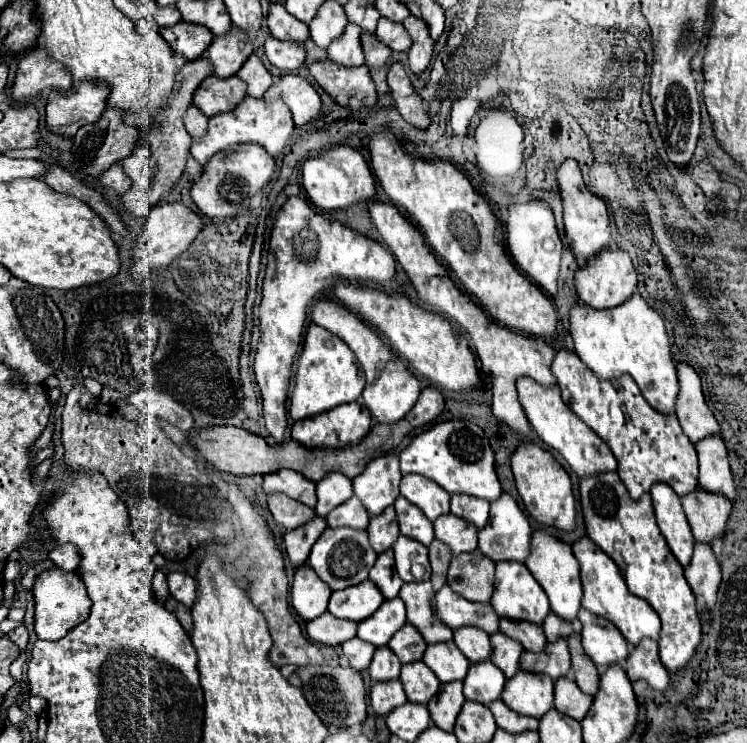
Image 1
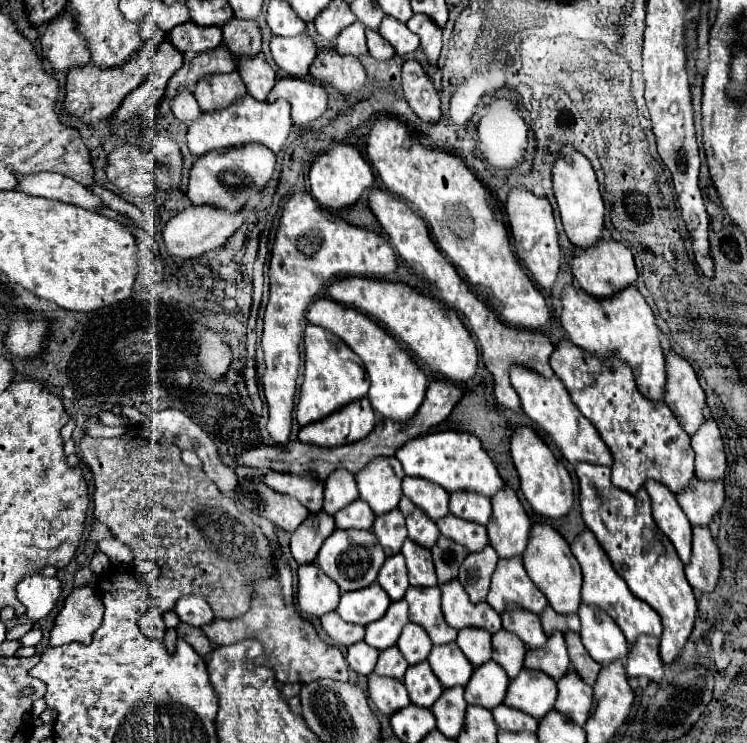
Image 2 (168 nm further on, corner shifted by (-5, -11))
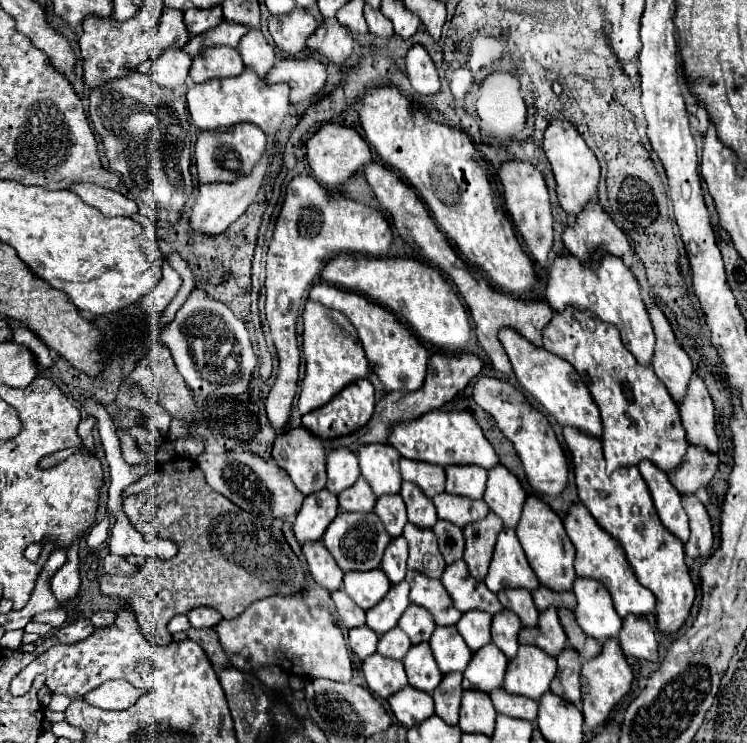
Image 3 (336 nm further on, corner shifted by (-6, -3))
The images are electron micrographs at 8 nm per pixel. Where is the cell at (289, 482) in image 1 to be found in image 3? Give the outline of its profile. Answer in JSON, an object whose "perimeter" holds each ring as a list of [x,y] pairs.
{"perimeter":[[[288,429],[282,437],[276,437],[272,457],[304,495],[324,489],[326,451],[322,441],[308,429]]]}

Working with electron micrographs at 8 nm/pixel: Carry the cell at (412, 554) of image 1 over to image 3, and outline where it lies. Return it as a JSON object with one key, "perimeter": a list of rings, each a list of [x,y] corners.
{"perimeter":[[[406,523],[404,537],[408,539],[408,547],[410,547],[408,569],[414,569],[414,571],[420,571],[428,577],[440,579],[446,563],[440,555],[434,531]]]}

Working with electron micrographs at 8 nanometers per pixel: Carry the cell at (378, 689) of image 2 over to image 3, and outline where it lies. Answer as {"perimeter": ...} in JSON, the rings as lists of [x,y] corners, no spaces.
{"perimeter":[[[372,653],[368,659],[364,659],[362,671],[368,689],[382,699],[388,699],[390,695],[408,685],[404,665],[396,663],[396,659],[384,659],[380,653]]]}

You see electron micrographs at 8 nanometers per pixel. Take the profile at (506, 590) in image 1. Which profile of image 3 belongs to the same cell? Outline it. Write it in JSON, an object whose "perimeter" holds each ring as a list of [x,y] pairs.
{"perimeter":[[[504,527],[498,535],[494,557],[484,583],[494,593],[506,587],[524,587],[528,591],[534,591],[536,587],[540,587],[540,581],[534,575],[532,567],[528,565],[528,559],[522,551],[522,545],[516,533],[508,527]]]}

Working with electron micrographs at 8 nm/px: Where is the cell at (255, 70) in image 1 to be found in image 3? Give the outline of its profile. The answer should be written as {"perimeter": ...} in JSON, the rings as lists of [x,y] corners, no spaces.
{"perimeter":[[[260,29],[256,31],[248,31],[238,45],[238,53],[242,55],[242,61],[246,67],[252,67],[262,79],[266,77],[266,73],[274,67],[276,61],[276,53],[272,49],[272,45],[266,43],[264,35]]]}

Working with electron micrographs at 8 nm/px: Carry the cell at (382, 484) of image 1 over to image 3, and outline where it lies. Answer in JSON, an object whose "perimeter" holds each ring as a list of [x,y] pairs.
{"perimeter":[[[372,443],[372,447],[360,447],[358,459],[364,479],[378,497],[400,491],[400,453],[392,445],[384,443],[384,447],[376,447],[376,443]]]}

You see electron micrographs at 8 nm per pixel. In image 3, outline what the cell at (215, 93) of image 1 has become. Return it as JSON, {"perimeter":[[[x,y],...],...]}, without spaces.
{"perimeter":[[[206,47],[192,59],[190,79],[194,83],[204,83],[208,79],[222,79],[222,77],[236,77],[244,71],[244,63],[240,53],[230,47]]]}

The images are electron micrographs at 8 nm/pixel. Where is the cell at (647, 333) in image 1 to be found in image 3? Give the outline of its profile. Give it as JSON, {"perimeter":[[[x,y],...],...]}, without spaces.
{"perimeter":[[[596,251],[592,263],[580,263],[574,255],[556,255],[548,271],[546,301],[554,311],[564,311],[568,303],[574,303],[578,309],[590,309],[604,323],[618,327],[622,343],[632,351],[638,363],[648,365],[652,361],[654,329],[640,295],[640,285],[622,259],[616,259],[614,255],[600,255],[600,251]]]}

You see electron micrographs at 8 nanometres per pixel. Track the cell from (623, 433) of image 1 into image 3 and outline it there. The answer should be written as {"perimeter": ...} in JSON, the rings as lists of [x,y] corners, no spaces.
{"perimeter":[[[568,307],[568,311],[556,311],[548,327],[542,331],[544,337],[544,349],[552,351],[554,355],[566,359],[572,363],[586,383],[586,387],[592,393],[592,399],[600,407],[602,413],[602,447],[604,447],[604,457],[606,457],[606,471],[612,473],[616,467],[630,467],[638,465],[642,459],[650,459],[656,467],[662,471],[672,471],[676,469],[684,455],[686,455],[686,431],[682,427],[680,415],[678,415],[678,405],[676,401],[668,395],[664,383],[656,379],[656,373],[652,371],[652,365],[640,365],[636,357],[624,347],[620,333],[616,327],[608,323],[600,323],[590,311],[576,311],[576,307]]]}

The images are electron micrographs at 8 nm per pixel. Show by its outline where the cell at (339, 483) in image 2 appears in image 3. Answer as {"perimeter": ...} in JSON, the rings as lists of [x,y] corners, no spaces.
{"perimeter":[[[340,447],[340,451],[328,451],[326,471],[328,471],[326,489],[338,495],[340,491],[352,487],[360,477],[358,455],[354,451],[348,451],[348,447]]]}

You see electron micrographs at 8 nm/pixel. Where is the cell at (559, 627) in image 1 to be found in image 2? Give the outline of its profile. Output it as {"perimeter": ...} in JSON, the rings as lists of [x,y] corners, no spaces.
{"perimeter":[[[547,607],[547,609],[543,611],[543,615],[541,615],[541,625],[543,625],[545,635],[551,635],[553,631],[565,633],[565,631],[569,631],[572,627],[575,628],[575,625],[571,624],[568,619],[572,619],[573,623],[576,621],[576,632],[579,632],[580,621],[578,620],[577,614],[561,615],[555,613],[551,607]]]}

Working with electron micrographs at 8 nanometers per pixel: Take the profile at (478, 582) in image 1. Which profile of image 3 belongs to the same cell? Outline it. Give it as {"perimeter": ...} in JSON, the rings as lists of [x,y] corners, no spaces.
{"perimeter":[[[492,511],[480,523],[468,523],[468,527],[462,529],[466,541],[464,561],[468,563],[470,575],[478,581],[484,579],[490,567],[494,543],[500,529],[502,529],[502,519],[498,515],[492,515]]]}

